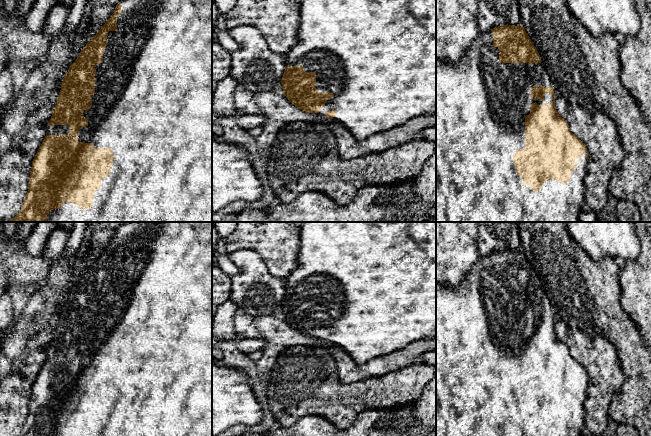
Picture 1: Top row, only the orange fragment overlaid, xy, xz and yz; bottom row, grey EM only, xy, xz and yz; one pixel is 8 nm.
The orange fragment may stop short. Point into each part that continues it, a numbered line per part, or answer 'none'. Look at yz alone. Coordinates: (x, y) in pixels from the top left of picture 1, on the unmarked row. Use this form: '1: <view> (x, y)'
1: yz (481, 328)

